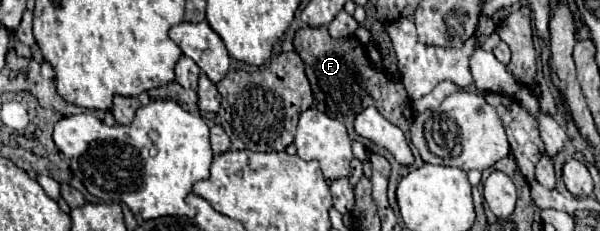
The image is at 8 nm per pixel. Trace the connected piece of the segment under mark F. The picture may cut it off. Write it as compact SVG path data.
M305 26L305 28L299 28L297 34L295 34L295 50L297 54L301 56L303 64L305 64L305 72L307 72L307 78L309 78L309 84L313 88L313 98L315 98L315 108L321 110L323 114L329 114L331 118L337 118L339 122L343 122L347 126L347 132L349 132L349 138L351 140L359 140L361 144L369 144L365 146L369 152L375 152L375 154L381 154L389 160L391 164L391 176L389 176L389 204L395 212L399 212L397 208L397 202L395 202L395 190L397 190L397 184L403 176L407 176L409 168L407 166L401 166L399 162L395 162L395 158L371 144L369 140L361 138L355 134L353 130L353 120L355 116L365 108L365 106L377 106L381 112L383 112L383 100L385 100L385 118L399 126L405 136L409 136L409 128L413 124L413 108L411 108L411 100L407 98L405 90L401 84L393 82L385 72L379 72L377 68L373 68L373 64L369 62L363 46L357 42L357 38L353 36L347 36L347 38L337 38L333 40L327 32L325 26L319 26L319 28L311 28L311 26Z

